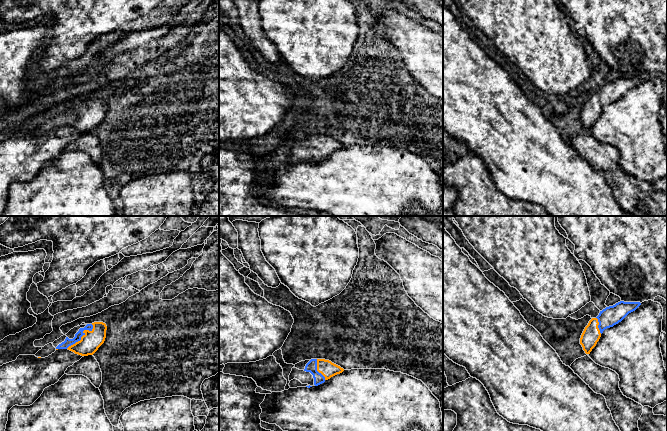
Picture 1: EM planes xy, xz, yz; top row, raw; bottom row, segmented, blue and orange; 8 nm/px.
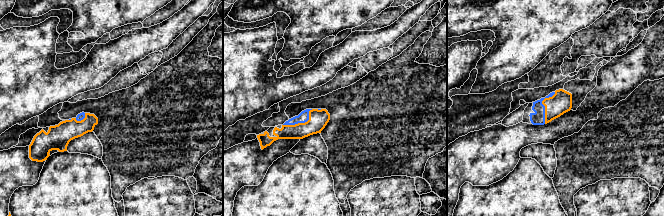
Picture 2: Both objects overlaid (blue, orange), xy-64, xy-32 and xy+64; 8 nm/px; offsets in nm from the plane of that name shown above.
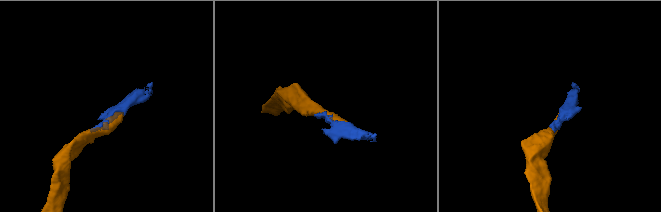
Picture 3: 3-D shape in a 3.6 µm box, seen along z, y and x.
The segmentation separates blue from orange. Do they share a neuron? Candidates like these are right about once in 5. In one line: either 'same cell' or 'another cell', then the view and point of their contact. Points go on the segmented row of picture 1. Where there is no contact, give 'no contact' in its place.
same cell; contact xy (82, 335)

